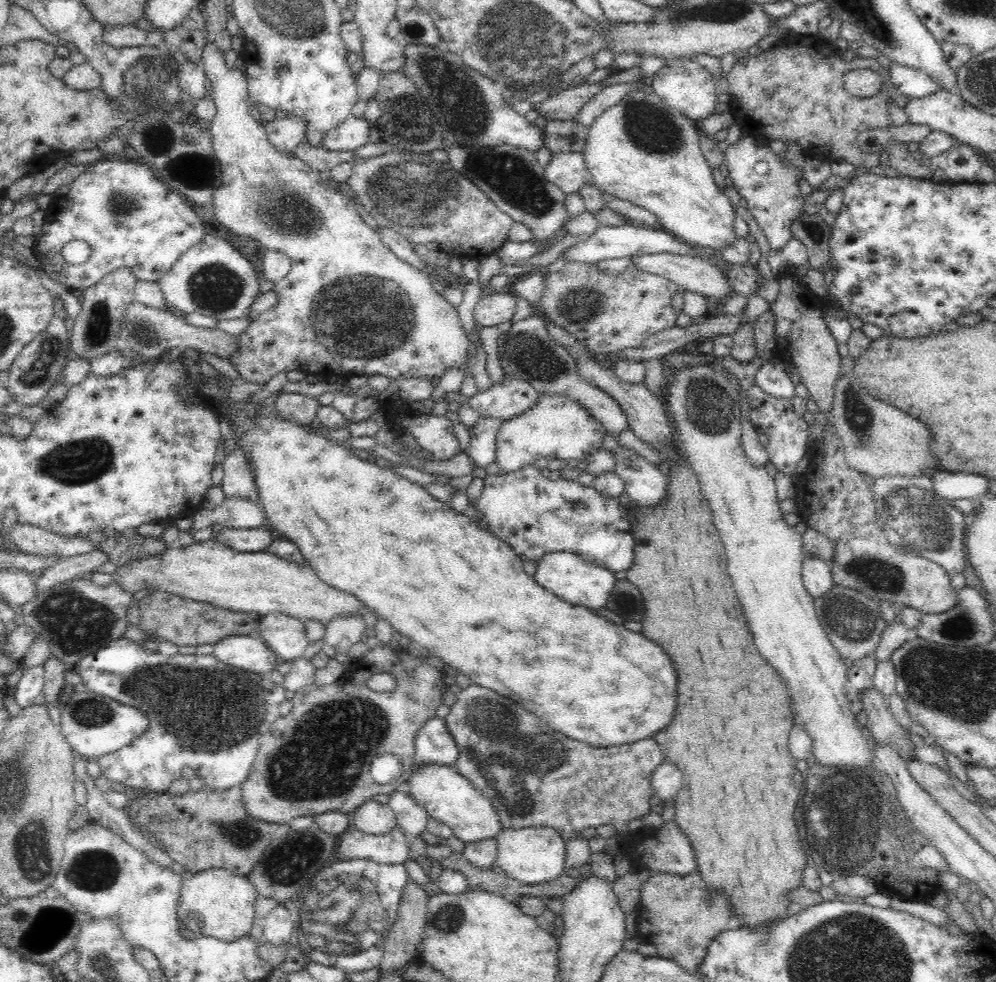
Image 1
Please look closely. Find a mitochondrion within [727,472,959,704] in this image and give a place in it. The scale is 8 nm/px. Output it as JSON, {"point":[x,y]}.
{"point":[928,524]}

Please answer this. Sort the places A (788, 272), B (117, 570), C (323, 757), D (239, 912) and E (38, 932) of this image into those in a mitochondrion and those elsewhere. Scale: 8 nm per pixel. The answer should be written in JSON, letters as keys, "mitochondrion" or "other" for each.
{"A":"other","B":"other","C":"mitochondrion","D":"other","E":"mitochondrion"}

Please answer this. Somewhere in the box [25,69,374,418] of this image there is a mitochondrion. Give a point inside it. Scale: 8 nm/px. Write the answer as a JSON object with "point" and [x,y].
{"point":[196,170]}

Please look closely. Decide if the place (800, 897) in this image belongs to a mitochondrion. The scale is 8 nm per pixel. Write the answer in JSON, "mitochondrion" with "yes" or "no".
{"mitochondrion":"no"}

